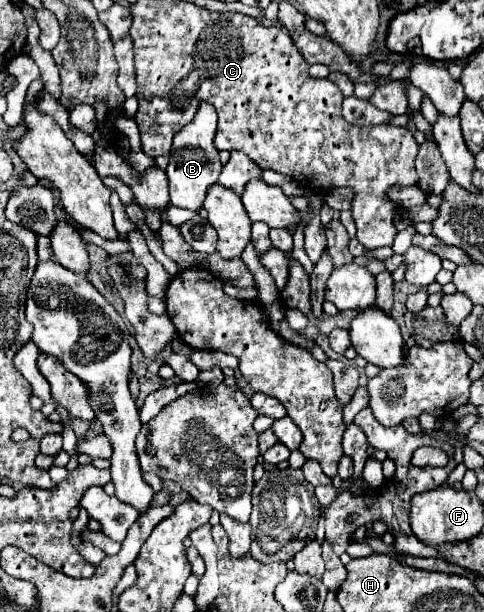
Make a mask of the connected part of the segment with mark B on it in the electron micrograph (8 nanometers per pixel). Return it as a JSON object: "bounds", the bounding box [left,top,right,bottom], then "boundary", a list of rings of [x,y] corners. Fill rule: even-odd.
{"bounds":[165,100,221,210],"boundary":[[[201,100],[195,118],[175,134],[169,152],[169,166],[165,172],[169,176],[169,194],[173,206],[199,210],[207,186],[217,182],[217,176],[221,172],[221,162],[219,162],[219,152],[213,144],[215,130],[217,130],[217,114],[209,102]]]}

